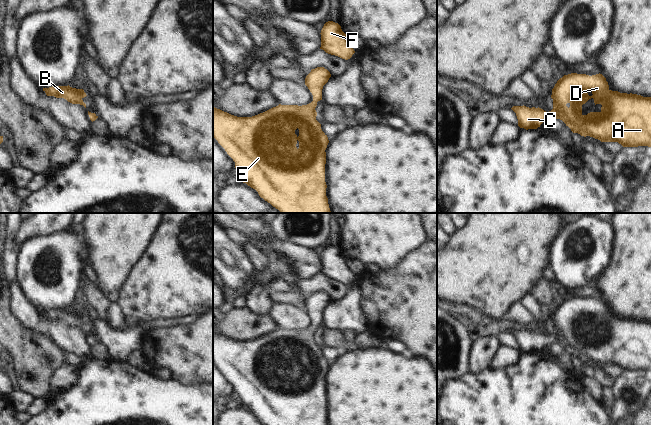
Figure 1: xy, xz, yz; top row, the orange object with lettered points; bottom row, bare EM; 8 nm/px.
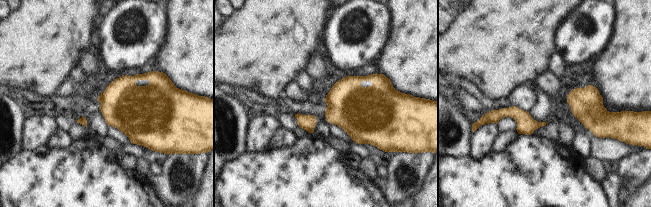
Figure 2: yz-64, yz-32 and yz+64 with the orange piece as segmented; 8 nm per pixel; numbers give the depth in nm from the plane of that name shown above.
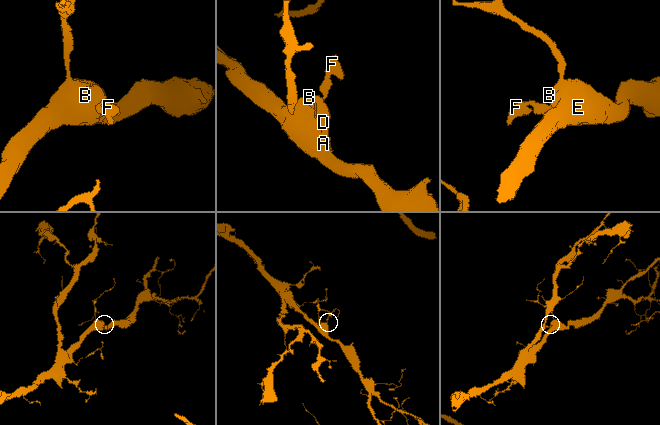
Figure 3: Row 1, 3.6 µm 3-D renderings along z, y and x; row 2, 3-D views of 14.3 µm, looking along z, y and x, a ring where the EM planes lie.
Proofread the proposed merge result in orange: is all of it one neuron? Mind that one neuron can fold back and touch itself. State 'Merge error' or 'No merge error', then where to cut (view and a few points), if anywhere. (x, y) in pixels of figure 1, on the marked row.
No merge error. No split

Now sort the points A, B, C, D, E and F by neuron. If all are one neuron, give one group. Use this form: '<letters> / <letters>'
A B C D E F

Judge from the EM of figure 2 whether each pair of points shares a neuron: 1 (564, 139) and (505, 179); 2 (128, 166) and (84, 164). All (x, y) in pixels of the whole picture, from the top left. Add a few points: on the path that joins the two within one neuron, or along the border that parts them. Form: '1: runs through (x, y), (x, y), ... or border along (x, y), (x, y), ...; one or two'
1: border along (557, 141), (563, 145), (571, 146); two
2: border along (118, 163), (127, 173), (135, 171); two

